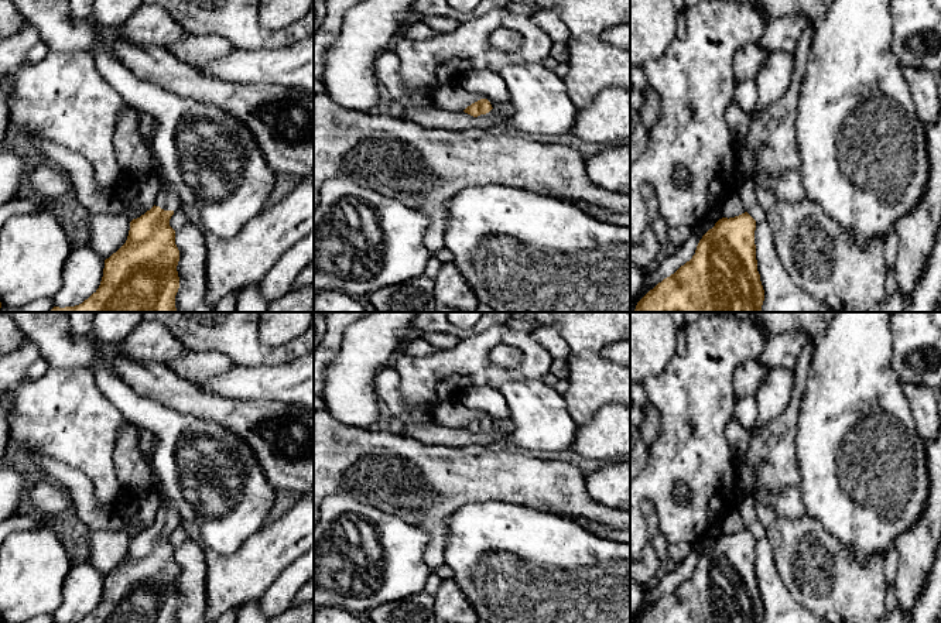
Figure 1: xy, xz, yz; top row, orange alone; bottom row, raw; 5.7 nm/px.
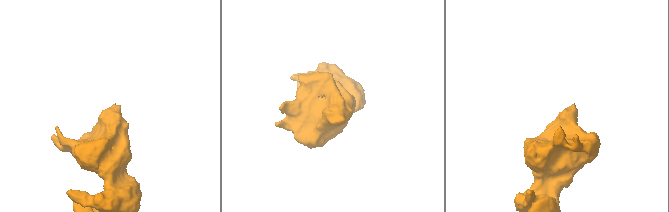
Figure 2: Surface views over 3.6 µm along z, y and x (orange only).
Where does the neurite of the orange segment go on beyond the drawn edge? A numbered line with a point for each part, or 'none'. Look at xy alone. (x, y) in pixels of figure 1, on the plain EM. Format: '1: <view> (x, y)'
1: xy (167, 516)

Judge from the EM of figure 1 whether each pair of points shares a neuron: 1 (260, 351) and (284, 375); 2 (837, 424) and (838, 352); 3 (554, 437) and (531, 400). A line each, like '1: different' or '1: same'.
1: different
2: same
3: same

